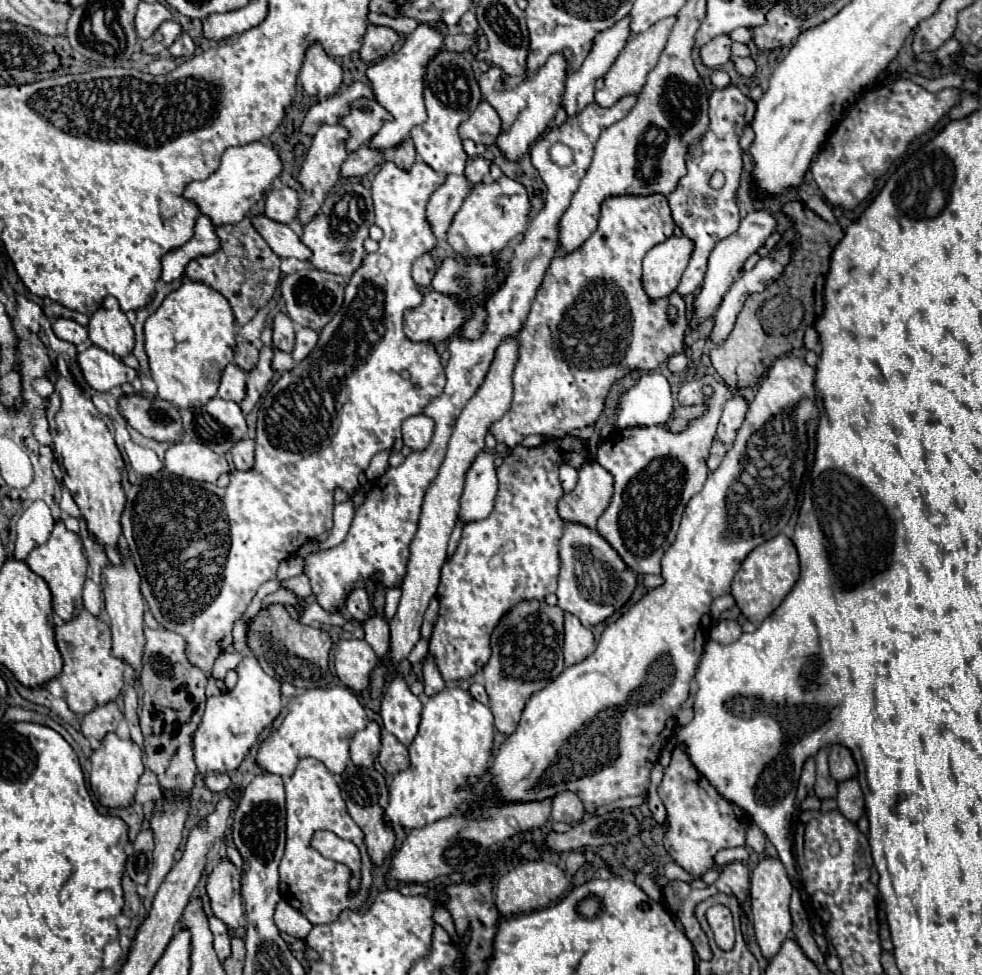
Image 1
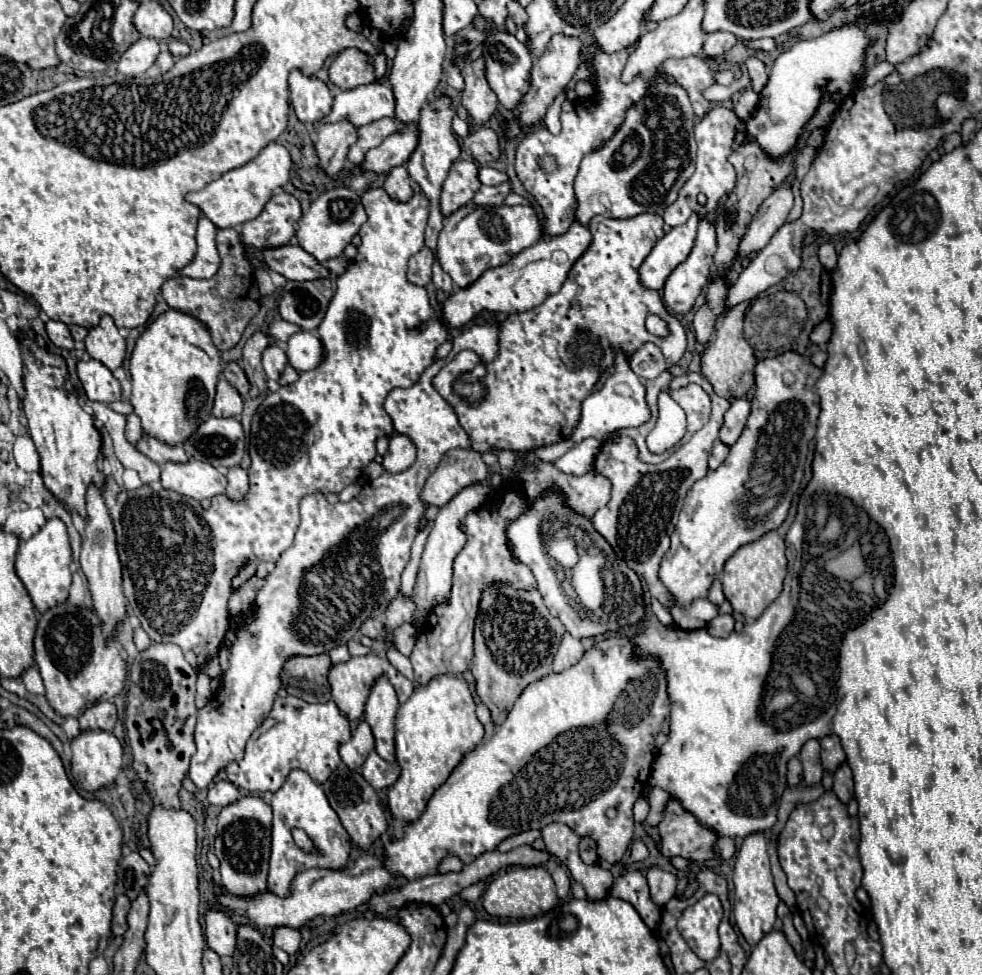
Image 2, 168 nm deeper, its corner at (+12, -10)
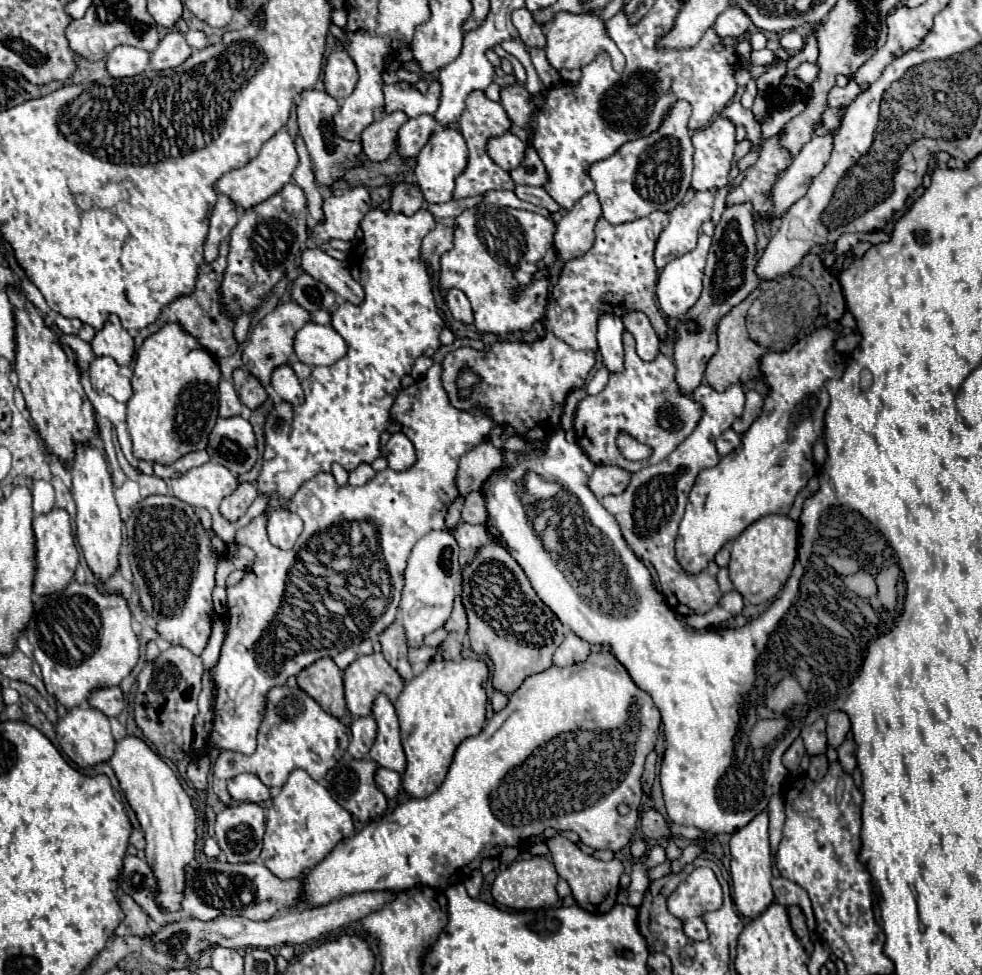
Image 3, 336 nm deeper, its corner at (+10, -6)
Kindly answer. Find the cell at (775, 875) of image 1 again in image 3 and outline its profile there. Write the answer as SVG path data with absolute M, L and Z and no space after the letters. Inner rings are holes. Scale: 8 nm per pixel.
M768 813L756 815L746 827L738 829L730 839L730 869L732 869L732 885L734 885L734 903L742 917L756 919L760 917L772 903L772 857L770 857L770 841L768 841Z

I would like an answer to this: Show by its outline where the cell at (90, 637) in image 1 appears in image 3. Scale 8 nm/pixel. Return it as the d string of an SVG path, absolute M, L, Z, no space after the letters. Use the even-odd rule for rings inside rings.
M72 581L66 589L54 595L36 597L34 617L26 629L26 637L34 647L34 659L40 665L46 691L66 709L84 705L92 691L100 687L118 687L130 675L138 661L138 637L132 631L132 615L120 595L102 595L94 585L80 585Z

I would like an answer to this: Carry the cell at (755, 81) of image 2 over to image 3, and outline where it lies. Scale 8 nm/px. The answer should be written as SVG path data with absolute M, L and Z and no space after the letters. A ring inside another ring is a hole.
M813 30L806 37L806 44L798 54L792 56L786 63L787 69L794 69L803 62L815 64L819 55L817 41Z

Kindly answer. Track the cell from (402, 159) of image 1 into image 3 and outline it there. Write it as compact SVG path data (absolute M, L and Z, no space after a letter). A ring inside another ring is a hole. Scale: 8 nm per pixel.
M396 183L390 191L390 209L396 213L412 215L424 203L424 195L418 185L412 183Z

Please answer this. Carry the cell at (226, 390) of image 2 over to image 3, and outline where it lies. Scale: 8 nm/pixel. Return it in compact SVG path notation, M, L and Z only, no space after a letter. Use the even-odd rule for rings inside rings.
M220 379L220 417L240 415L242 409L244 409L244 405L240 403L232 381Z

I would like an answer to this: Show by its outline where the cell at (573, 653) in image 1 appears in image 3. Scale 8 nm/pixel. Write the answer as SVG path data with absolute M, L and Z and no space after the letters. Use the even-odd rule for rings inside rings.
M568 633L566 639L560 643L560 647L554 653L554 665L566 667L566 665L584 661L588 655L590 655L590 643L586 643L574 633Z

